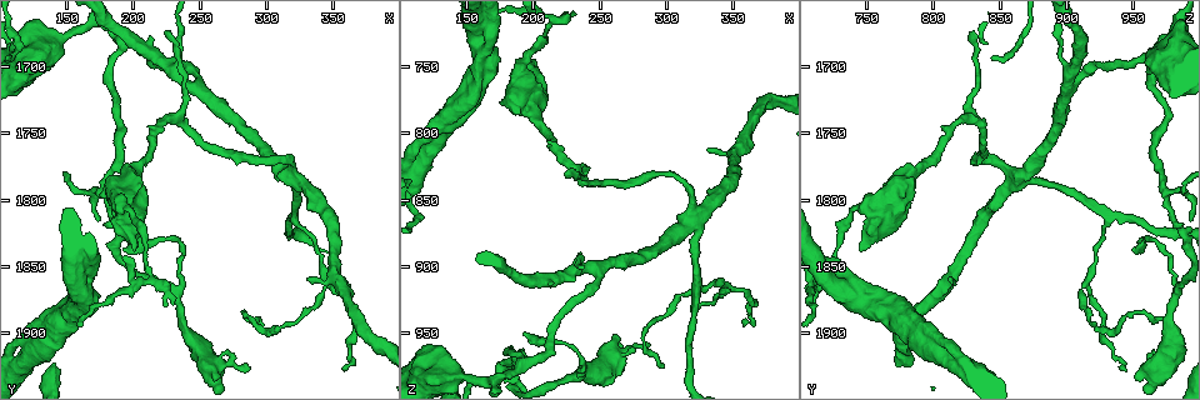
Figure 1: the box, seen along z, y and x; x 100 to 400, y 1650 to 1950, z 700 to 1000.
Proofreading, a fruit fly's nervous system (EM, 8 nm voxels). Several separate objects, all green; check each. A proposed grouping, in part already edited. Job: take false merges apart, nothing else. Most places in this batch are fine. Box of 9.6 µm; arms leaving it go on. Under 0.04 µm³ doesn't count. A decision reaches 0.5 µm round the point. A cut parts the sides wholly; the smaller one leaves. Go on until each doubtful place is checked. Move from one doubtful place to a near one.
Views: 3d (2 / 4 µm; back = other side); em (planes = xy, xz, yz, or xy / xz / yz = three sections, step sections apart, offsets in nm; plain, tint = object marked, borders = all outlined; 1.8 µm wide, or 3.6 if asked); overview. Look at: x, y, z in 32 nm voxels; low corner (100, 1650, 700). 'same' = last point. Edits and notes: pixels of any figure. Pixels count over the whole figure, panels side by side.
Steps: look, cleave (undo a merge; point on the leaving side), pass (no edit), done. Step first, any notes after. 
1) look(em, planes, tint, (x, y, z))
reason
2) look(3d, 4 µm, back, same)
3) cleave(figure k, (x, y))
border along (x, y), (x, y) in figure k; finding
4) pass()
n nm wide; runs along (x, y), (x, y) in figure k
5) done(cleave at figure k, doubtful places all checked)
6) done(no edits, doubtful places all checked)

look(3d, 4 µm, (318, 1782, 866))

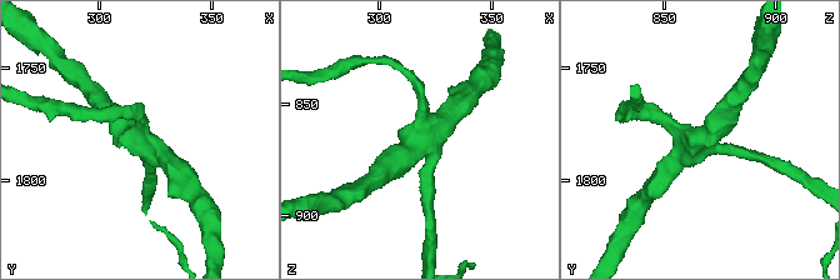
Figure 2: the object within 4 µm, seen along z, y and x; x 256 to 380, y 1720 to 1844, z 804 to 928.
look(em, xz, step 8, tint, (317, 1782, 864))

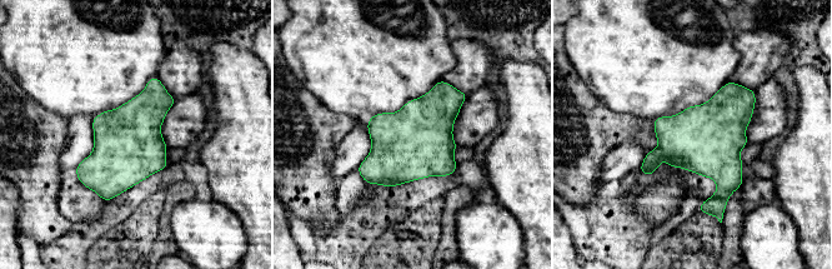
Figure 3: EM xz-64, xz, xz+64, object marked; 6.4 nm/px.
look(em, xy, step 8, borders, same)

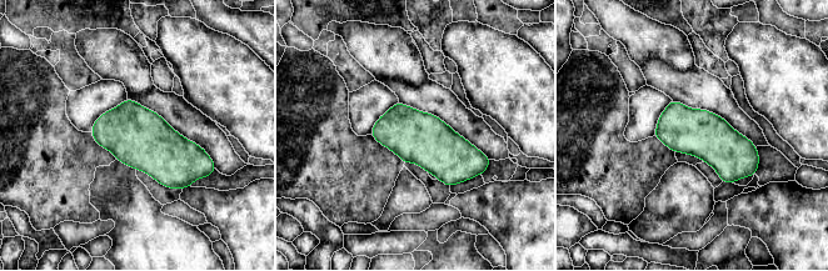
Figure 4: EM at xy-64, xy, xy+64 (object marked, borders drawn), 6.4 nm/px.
pass()
all the same neuron

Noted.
look(em, 3.6 µm, xy, step 16, tint, (196, 1796, 774))
branch point

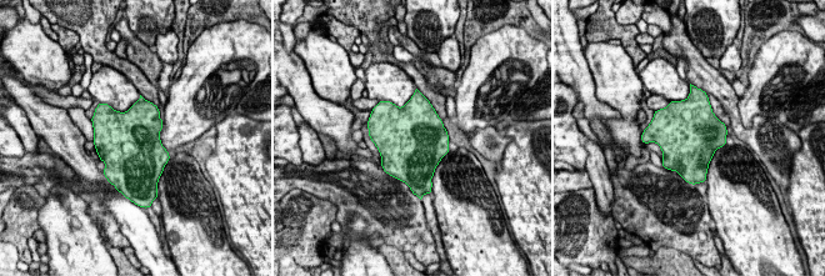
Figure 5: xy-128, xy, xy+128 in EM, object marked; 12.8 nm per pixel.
look(em, 3.6 µm, planes, tint, same)

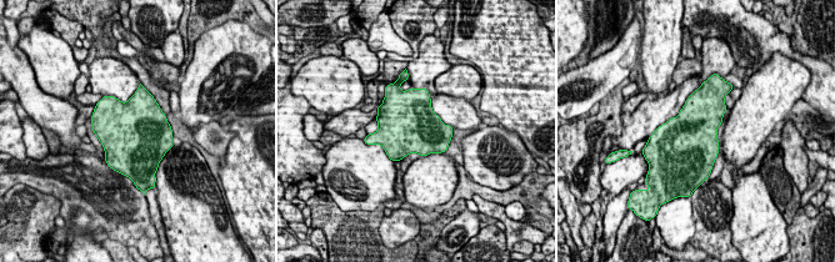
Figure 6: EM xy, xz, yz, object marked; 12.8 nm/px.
pass()
continuous, no second neuron

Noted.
look(3d, 4 µm, (156, 1858, 720))
branch point

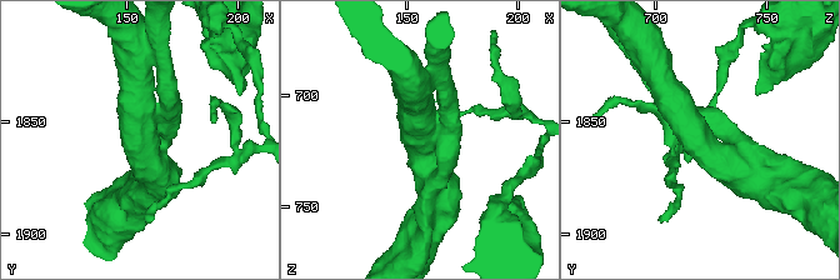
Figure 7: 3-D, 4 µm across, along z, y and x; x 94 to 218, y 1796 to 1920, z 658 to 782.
look(em, 3.6 µm, planes, tint, (157, 1859, 719))

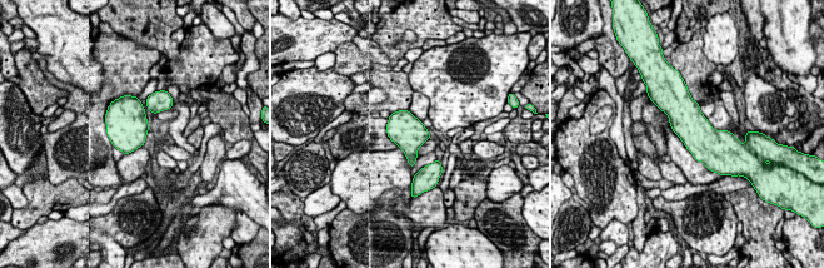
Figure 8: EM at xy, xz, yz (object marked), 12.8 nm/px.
pass()
440 nm wide; one neuron here

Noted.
done(no edits, doubtful places all checked)

